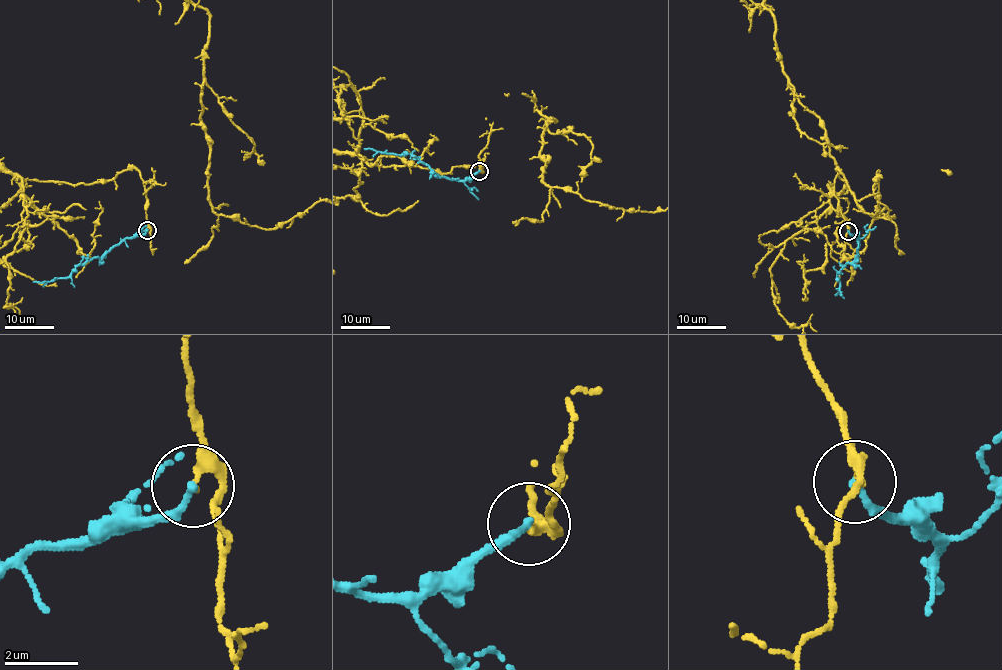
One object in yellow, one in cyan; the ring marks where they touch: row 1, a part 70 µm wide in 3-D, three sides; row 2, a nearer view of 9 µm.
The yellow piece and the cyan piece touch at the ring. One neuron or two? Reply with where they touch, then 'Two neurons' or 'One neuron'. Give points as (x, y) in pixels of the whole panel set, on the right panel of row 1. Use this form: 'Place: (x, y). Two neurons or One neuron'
Place: (848, 231). Two neurons

